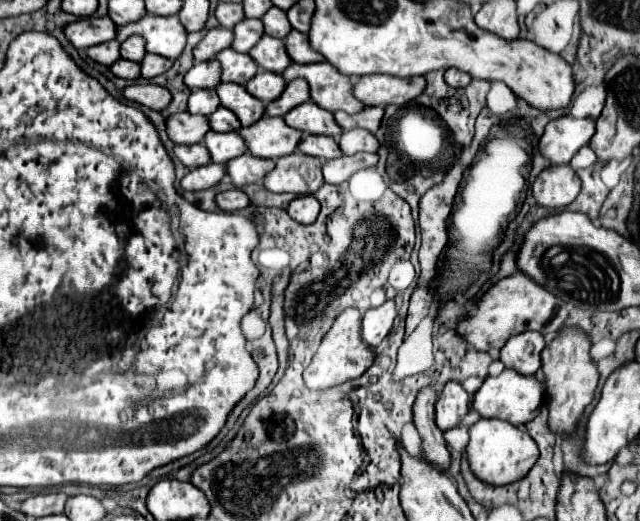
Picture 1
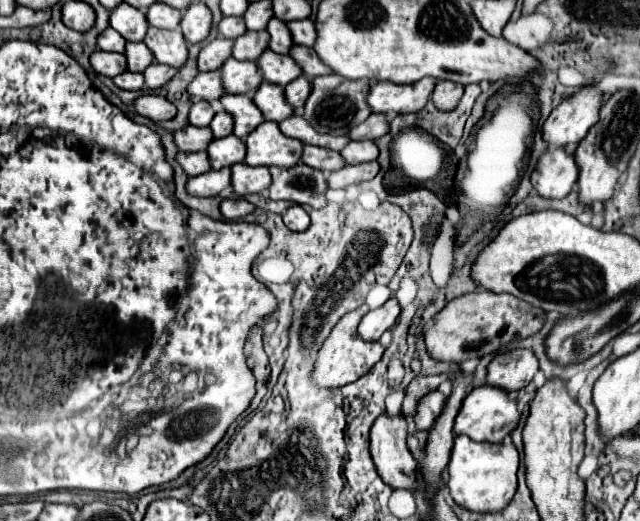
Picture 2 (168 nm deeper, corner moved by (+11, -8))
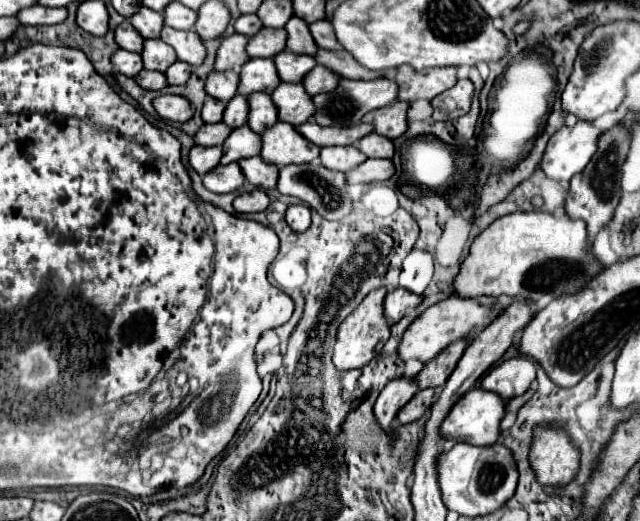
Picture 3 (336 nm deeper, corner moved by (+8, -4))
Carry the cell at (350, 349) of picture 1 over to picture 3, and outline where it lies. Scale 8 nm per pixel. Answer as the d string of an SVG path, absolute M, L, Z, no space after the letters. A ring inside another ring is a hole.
M377 288L365 296L365 300L351 312L337 330L337 342L333 350L333 364L337 370L355 370L367 366L389 340L389 324L383 316L383 298L387 290Z

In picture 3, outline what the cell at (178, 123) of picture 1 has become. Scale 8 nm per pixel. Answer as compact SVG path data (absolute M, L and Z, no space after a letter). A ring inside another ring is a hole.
M219 122L219 124L203 124L195 132L193 140L199 146L217 146L217 144L221 144L229 136L229 132L231 132L231 128L225 126L223 122Z

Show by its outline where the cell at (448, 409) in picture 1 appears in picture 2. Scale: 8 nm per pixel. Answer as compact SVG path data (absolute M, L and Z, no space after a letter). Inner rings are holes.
M438 390L428 392L416 406L416 414L412 416L416 430L430 430L434 426L434 420L440 416L440 410L444 408L446 396Z

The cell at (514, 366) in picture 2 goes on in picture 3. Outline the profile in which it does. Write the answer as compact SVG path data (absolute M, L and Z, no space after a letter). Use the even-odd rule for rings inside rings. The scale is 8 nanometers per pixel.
M527 356L511 358L489 370L481 382L485 390L497 392L501 398L509 400L513 396L521 396L531 382L535 380L535 362Z

